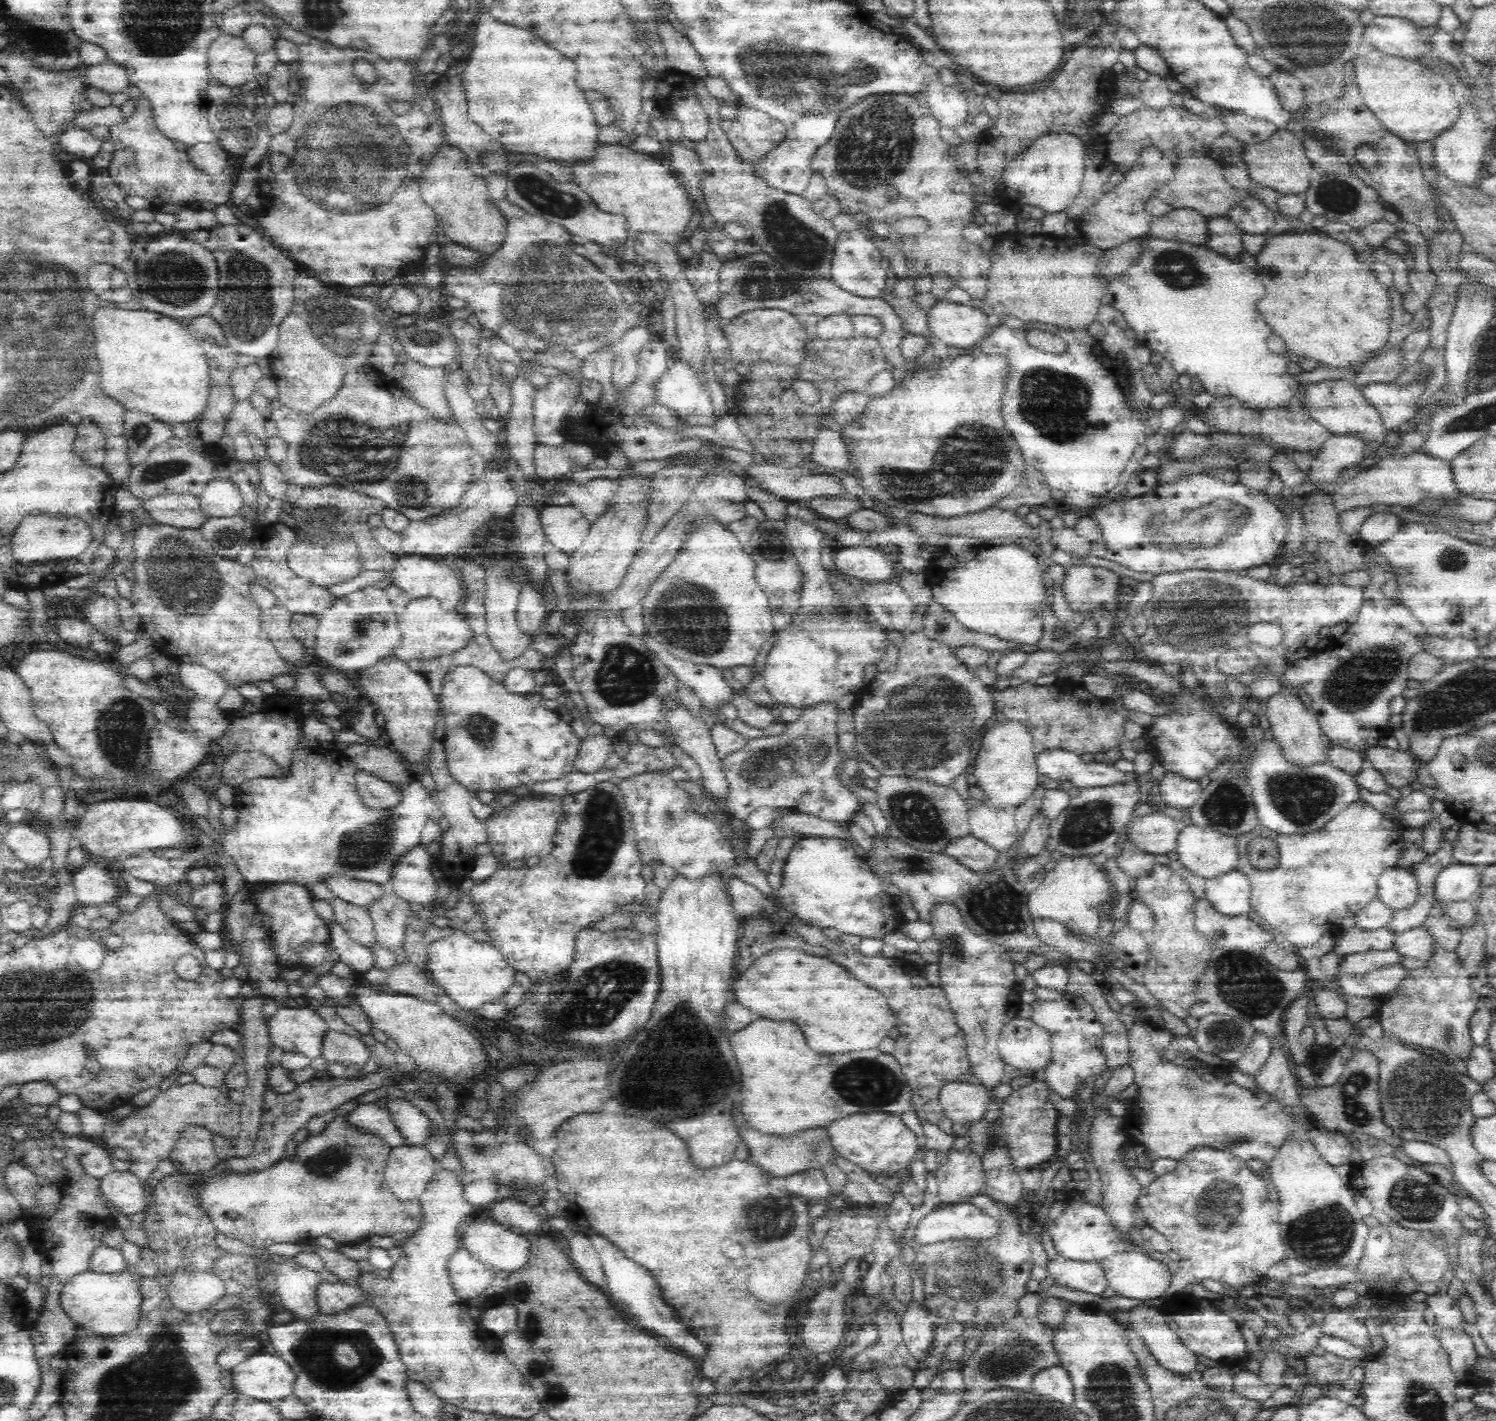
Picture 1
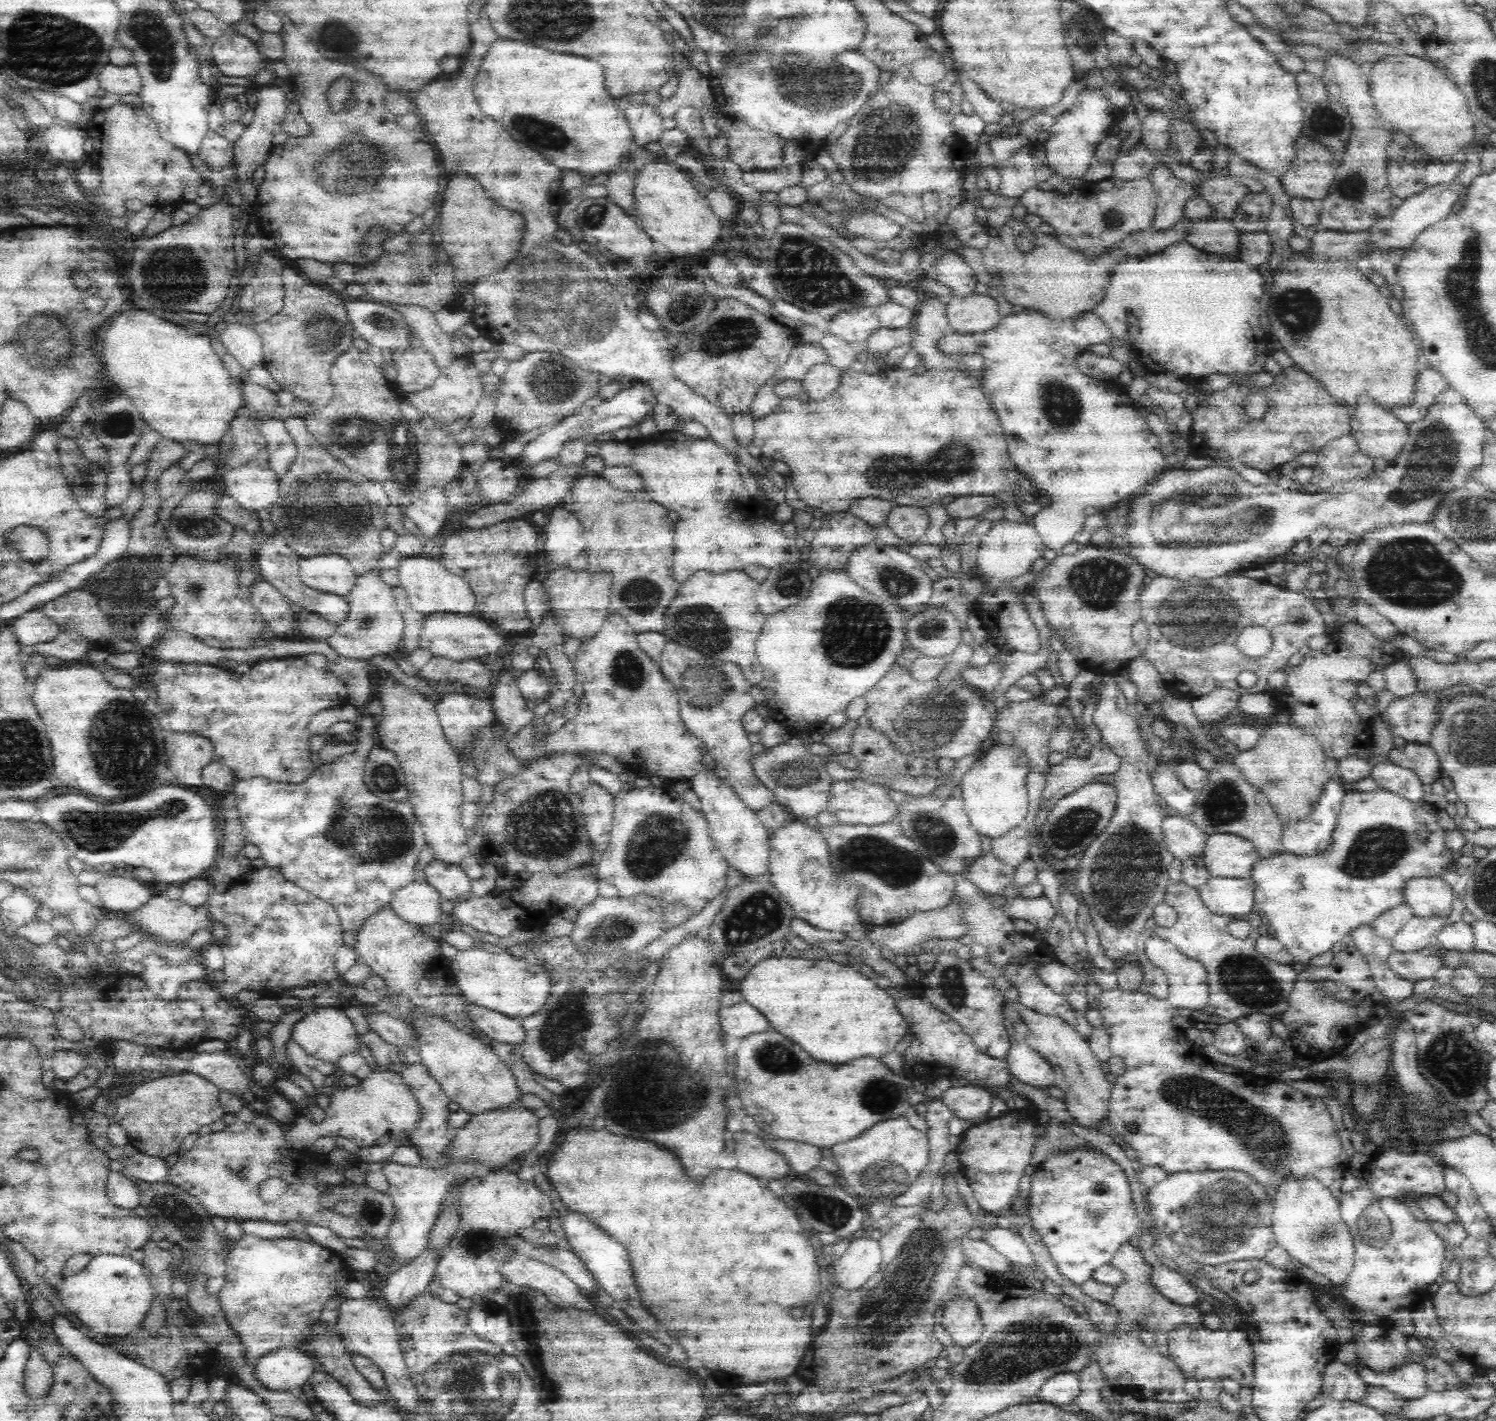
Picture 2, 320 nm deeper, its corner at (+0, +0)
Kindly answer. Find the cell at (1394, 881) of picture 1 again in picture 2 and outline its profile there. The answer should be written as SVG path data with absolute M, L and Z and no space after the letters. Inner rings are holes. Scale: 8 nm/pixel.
M1439 876L1414 877L1403 886L1404 903L1412 909L1414 917L1450 914L1453 895L1453 888Z

